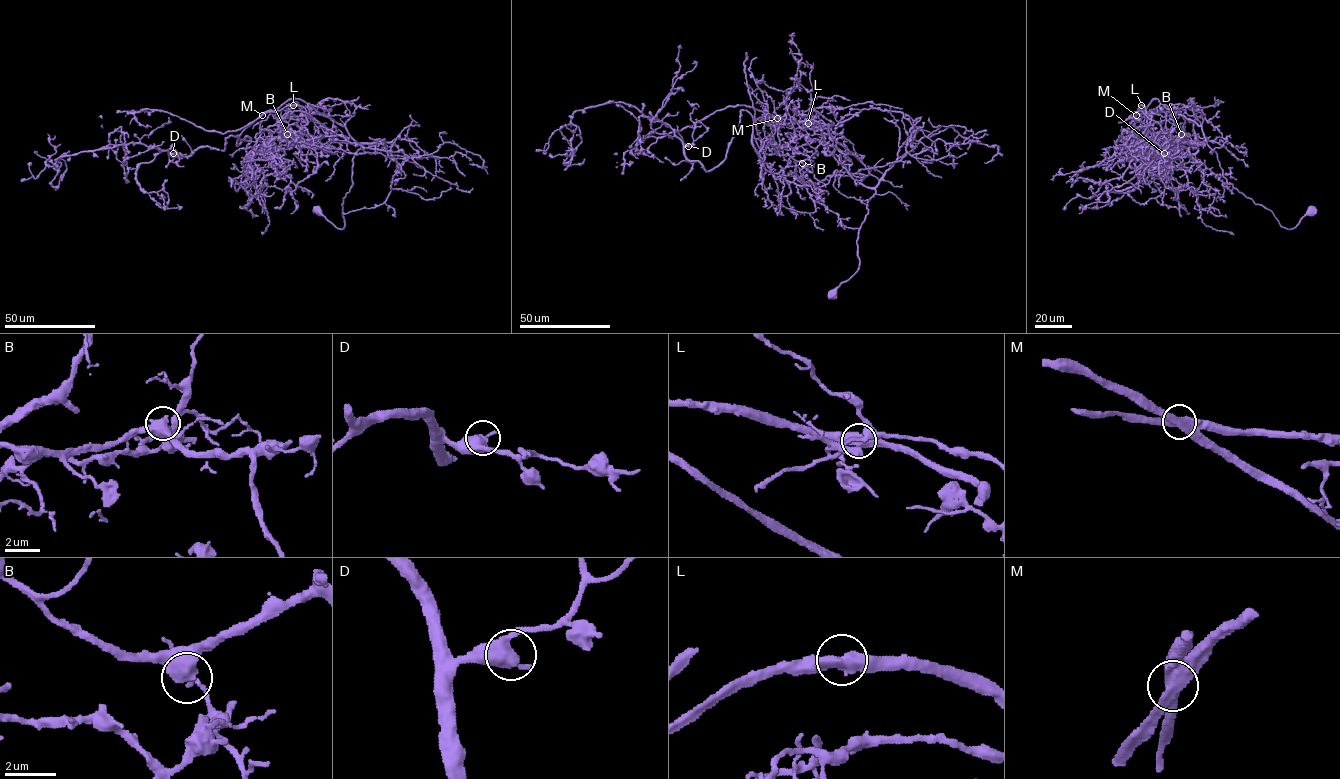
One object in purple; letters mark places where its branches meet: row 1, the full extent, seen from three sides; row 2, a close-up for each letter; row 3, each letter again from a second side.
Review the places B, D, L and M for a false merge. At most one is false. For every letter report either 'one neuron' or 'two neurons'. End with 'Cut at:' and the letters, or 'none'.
B: one neuron
D: one neuron
L: one neuron
M: two neurons
Cut at: M

